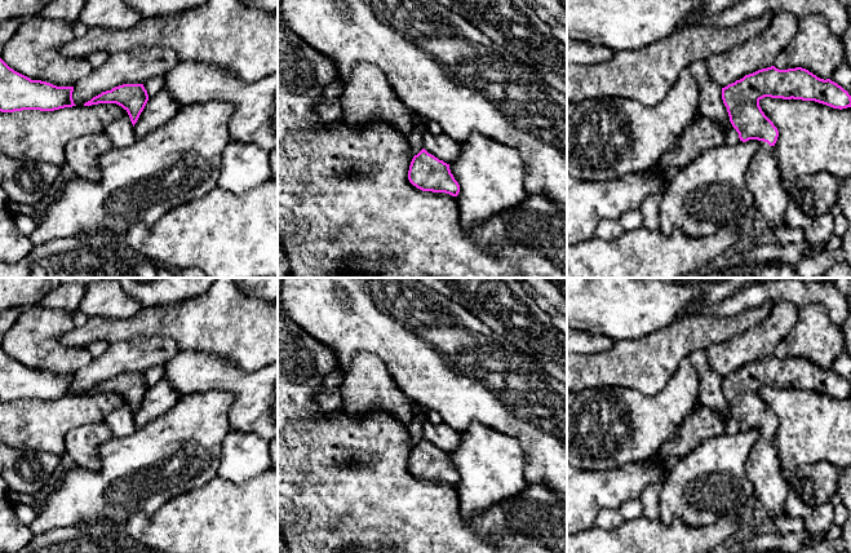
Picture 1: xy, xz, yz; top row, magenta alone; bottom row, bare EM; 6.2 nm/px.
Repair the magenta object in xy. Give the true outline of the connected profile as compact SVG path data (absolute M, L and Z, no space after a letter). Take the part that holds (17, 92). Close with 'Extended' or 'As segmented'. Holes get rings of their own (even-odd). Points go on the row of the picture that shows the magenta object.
M0 58L0 111L54 111L76 106L74 87L57 87L14 71Z. As segmented

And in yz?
M771 66L745 75L743 79L722 88L723 103L727 107L732 127L739 133L740 141L759 141L759 147L754 158L750 160L746 171L746 183L749 191L754 196L754 205L763 214L766 222L772 229L786 226L786 191L784 189L783 180L780 178L777 163L774 156L774 146L777 141L779 130L759 106L759 101L764 97L815 101L833 109L842 110L851 107L851 96L847 90L830 79L820 79L802 67L779 70L775 66Z. Extended

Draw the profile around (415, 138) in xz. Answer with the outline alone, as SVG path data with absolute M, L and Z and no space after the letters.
M413 128L413 130L407 136L408 151L413 158L424 149L424 133L420 128Z

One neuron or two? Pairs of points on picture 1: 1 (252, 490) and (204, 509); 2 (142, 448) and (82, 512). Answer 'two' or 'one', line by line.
1: one
2: one

